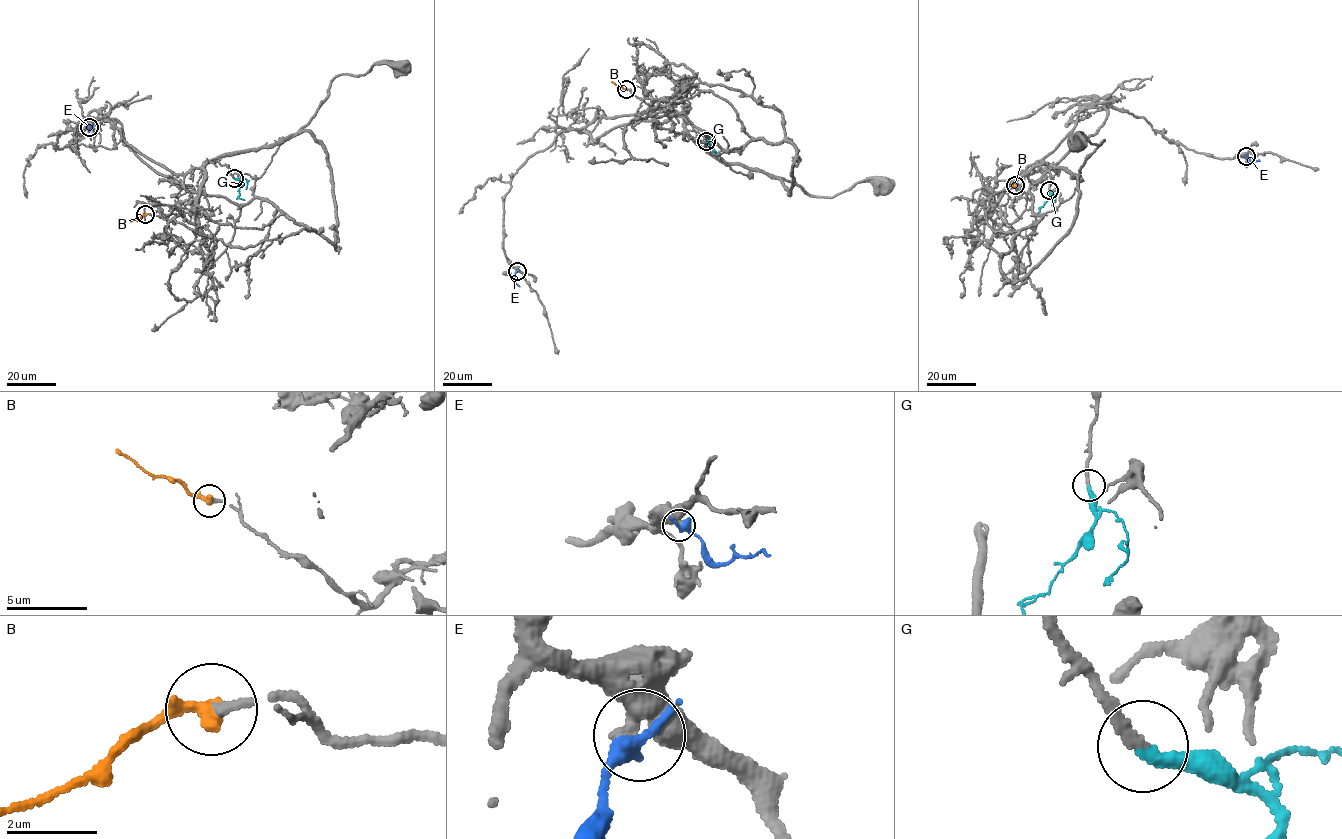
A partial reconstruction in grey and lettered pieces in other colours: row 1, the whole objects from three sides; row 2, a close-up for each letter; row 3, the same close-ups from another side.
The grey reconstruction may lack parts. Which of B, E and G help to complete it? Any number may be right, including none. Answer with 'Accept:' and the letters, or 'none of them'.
Accept: B, G

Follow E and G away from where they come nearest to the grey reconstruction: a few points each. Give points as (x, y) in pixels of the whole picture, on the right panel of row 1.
E: (1246, 156), (1251, 162), (1260, 161)
G: (1049, 190), (1049, 199), (1039, 209), (1039, 212)

